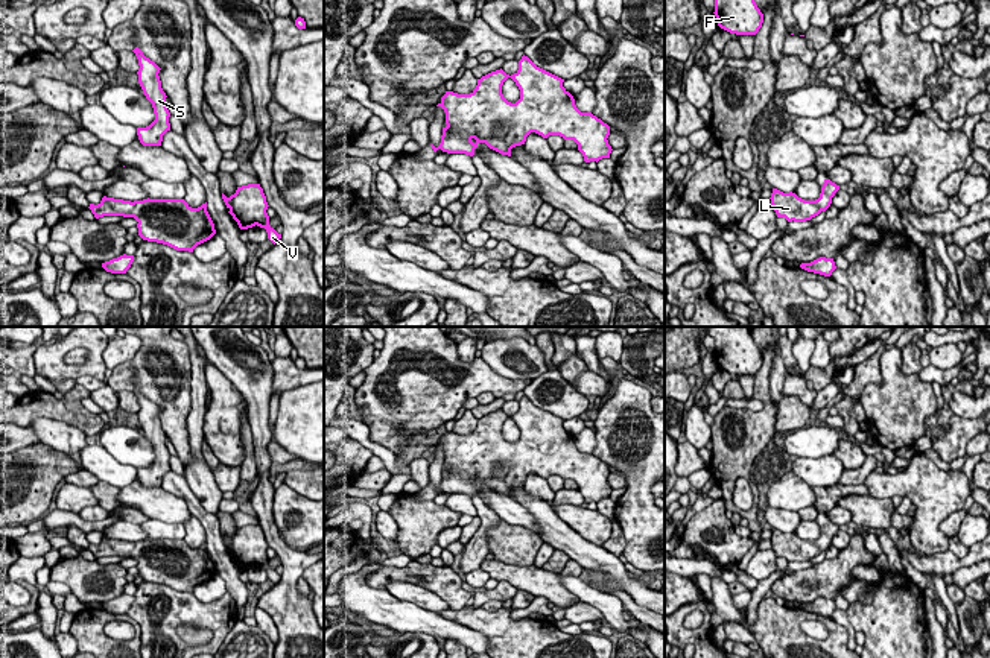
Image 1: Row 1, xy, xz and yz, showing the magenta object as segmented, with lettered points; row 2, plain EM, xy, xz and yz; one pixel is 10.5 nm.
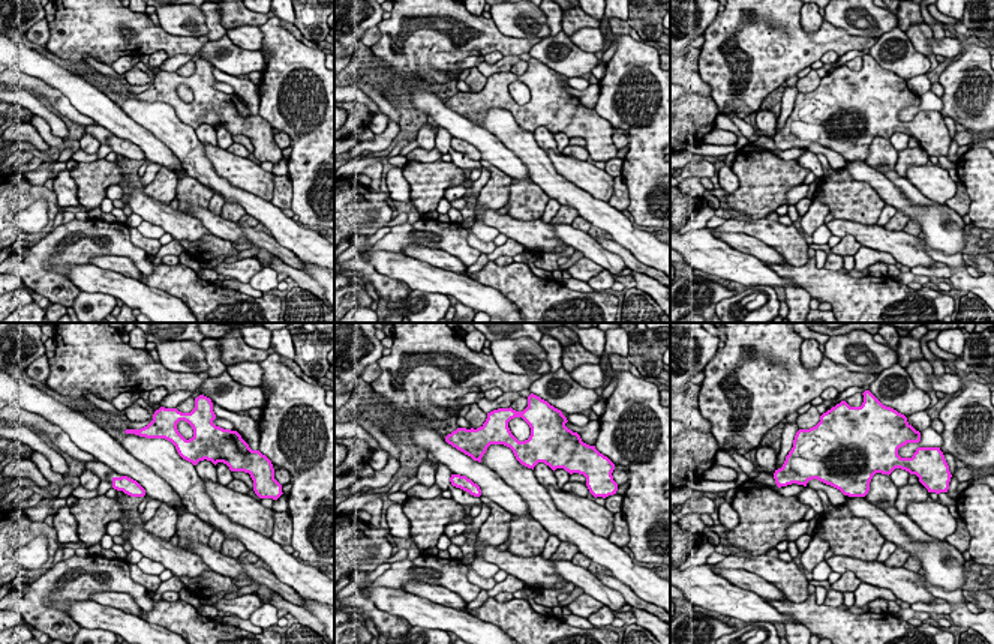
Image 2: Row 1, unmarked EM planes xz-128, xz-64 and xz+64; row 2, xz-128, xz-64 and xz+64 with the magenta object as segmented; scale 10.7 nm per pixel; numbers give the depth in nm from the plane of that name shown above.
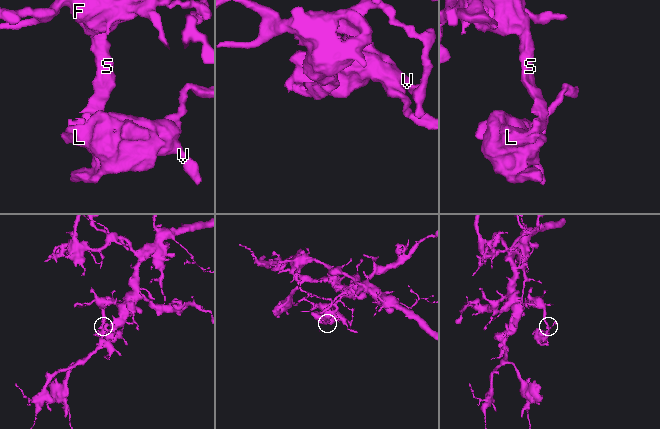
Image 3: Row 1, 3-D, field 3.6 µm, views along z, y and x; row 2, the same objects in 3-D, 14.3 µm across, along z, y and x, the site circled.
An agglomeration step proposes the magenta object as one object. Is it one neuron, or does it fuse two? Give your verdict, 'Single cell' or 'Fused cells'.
Single cell

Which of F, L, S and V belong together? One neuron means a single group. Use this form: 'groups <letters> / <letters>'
groups F L S V

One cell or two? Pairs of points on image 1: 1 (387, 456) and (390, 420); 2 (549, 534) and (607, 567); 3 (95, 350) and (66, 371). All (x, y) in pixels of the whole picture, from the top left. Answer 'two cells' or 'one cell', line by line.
1: two cells
2: one cell
3: one cell

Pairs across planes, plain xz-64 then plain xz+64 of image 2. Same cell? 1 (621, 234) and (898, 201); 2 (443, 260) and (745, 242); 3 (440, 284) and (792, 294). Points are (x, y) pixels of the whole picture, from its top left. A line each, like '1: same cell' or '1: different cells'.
1: different cells
2: same cell
3: different cells

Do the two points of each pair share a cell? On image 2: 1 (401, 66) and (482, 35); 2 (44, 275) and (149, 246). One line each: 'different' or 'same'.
1: same
2: different

